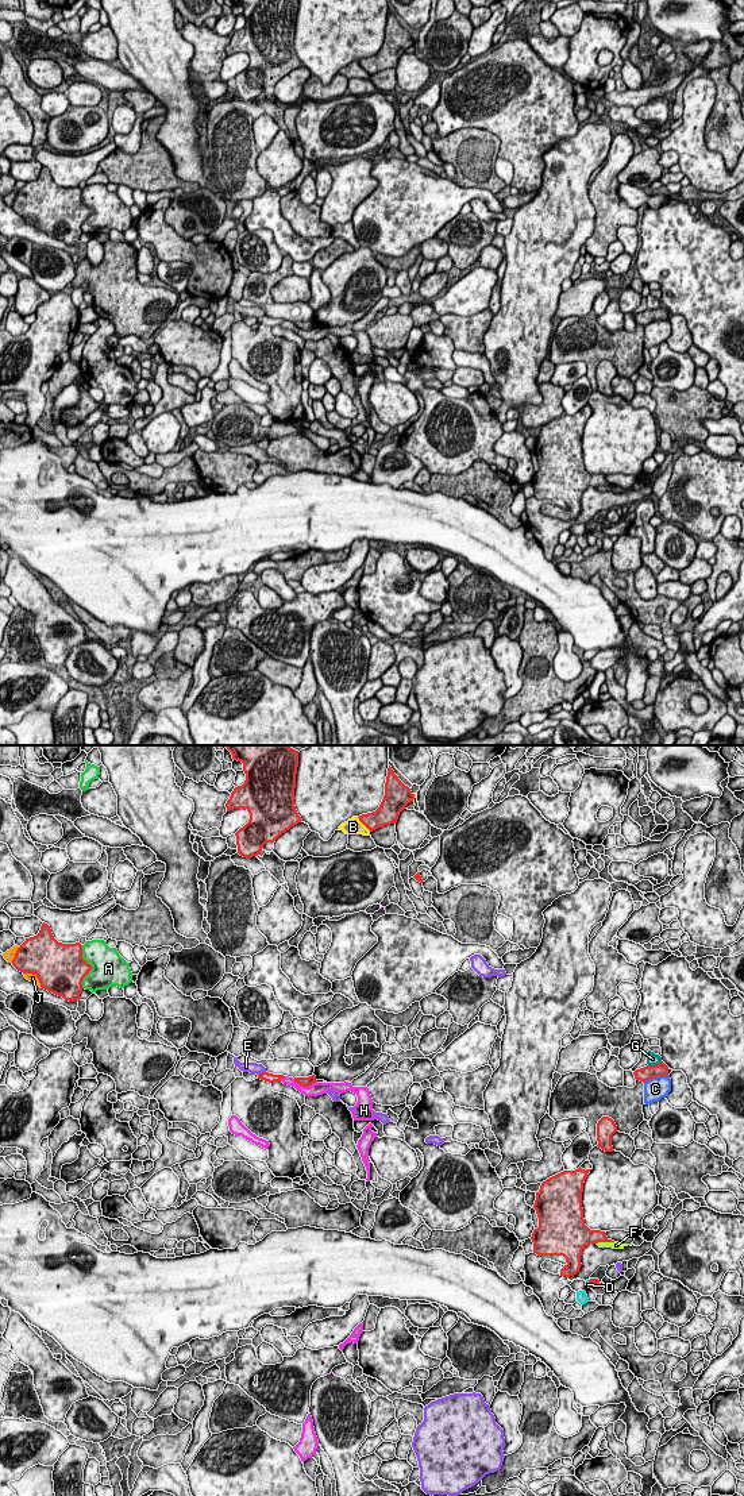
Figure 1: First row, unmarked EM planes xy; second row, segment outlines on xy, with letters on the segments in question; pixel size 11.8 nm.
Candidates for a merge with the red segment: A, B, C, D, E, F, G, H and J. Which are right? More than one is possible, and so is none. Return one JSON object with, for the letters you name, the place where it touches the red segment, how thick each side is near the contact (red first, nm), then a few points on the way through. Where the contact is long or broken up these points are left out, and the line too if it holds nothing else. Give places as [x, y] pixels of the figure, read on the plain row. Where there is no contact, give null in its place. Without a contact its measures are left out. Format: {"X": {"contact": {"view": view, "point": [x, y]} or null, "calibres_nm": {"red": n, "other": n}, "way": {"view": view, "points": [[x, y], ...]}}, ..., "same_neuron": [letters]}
{"D": {"contact": {"view": "xy", "point": [589, 527]}, "calibres_nm": {"red": 100, "other": 50}, "way": {"view": "xy", "points": [[593, 525], [589, 527], [588, 528]]}}, "same_neuron": ["D"]}

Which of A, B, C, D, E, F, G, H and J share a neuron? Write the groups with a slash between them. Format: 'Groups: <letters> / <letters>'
Groups: A / B / C / D / E / F / G / H / J

